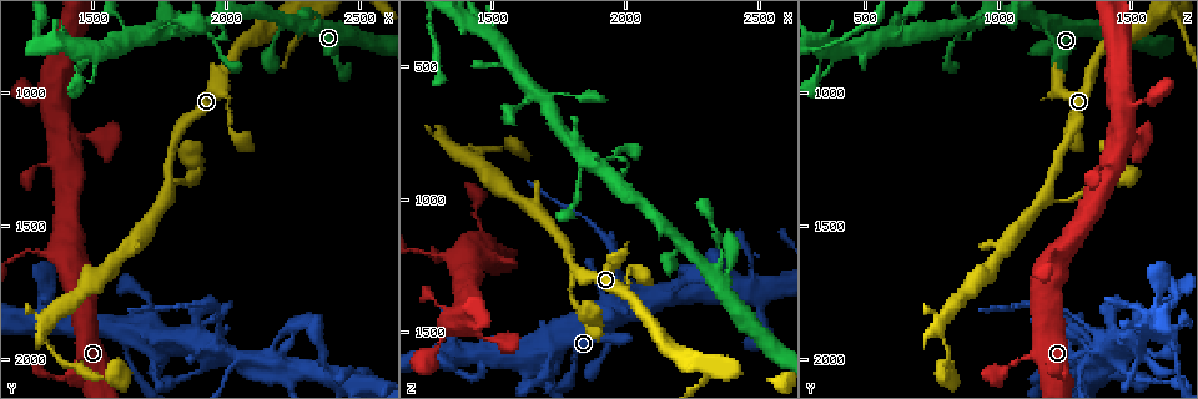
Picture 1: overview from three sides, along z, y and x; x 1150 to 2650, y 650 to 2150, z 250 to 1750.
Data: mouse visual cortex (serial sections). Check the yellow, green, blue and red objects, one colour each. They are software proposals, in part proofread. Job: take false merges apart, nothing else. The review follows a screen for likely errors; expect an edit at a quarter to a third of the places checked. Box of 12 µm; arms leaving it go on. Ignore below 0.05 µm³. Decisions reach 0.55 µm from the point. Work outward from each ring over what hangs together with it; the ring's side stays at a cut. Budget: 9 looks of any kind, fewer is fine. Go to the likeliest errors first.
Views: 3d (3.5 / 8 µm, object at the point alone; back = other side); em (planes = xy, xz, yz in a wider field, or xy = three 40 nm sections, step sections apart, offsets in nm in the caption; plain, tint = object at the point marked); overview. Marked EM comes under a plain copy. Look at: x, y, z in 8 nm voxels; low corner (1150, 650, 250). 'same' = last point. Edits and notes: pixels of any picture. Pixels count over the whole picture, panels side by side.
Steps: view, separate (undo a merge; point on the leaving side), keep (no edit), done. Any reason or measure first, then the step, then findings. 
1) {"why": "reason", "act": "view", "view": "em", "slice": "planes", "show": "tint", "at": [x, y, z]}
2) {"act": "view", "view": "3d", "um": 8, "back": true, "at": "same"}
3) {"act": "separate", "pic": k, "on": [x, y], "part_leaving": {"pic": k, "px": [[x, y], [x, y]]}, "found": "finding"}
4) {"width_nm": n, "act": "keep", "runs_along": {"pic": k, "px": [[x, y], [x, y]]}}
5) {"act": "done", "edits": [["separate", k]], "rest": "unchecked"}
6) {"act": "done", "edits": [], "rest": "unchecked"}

{"why": "thin neck", "act": "view", "view": "3d", "um": 3.5, "back": true, "at": [1970, 1840, 1280]}

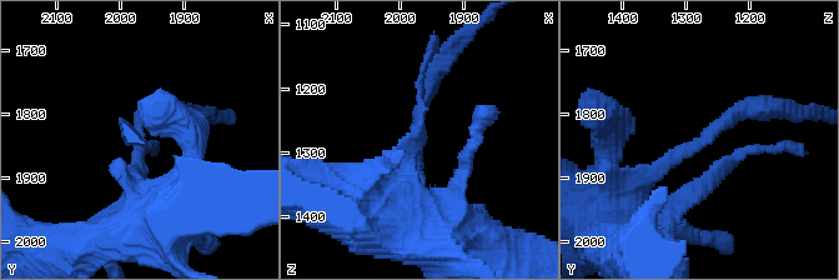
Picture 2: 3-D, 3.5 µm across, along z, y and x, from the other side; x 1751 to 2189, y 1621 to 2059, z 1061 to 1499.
{"arm_widths_nm": [200, 200], "act": "separate", "pic": 2, "on": [708, 131], "found": "a second cell is stuck on"}

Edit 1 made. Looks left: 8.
{"act": "view", "view": "overview"}

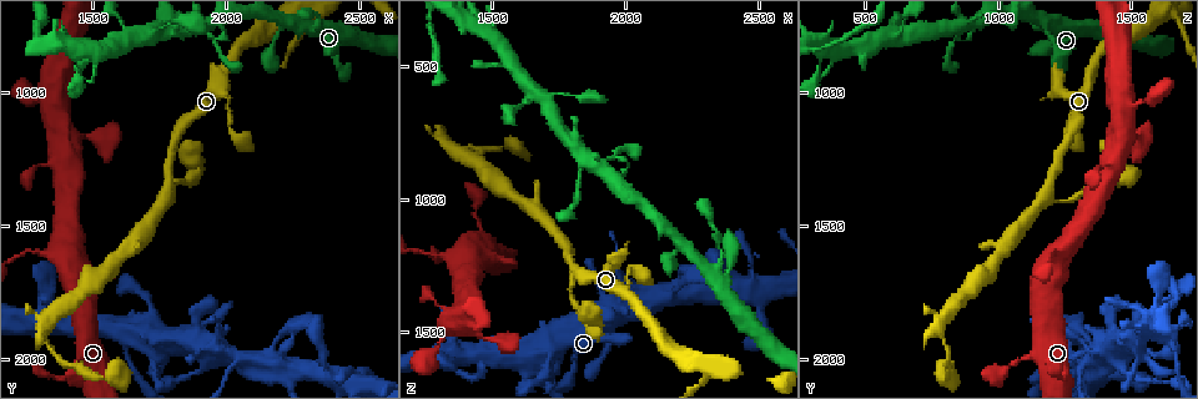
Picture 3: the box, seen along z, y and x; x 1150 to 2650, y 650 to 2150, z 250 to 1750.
{"why": "arms part here", "act": "view", "view": "3d", "um": 3.5, "back": true, "at": [1780, 1360, 1180]}

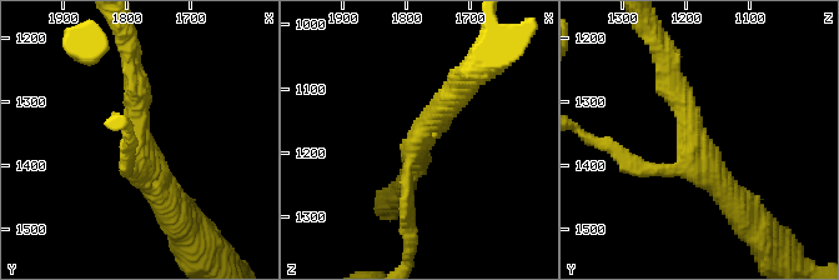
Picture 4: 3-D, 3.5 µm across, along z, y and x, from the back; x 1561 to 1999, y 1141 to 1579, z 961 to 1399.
{"arms": 3, "arm_widths_nm": [200, 300, 350], "act": "view", "view": "em", "slice": "xy", "step": 3, "show": "tint", "at": [1785, 1370, 1190]}

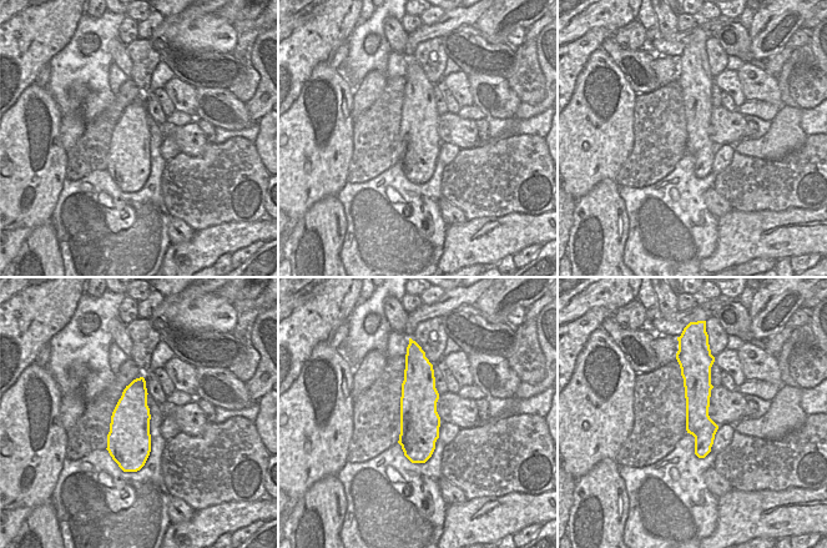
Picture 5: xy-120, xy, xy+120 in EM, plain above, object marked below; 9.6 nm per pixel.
{"act": "keep", "runs_along": {"pic": 4, "px": [[668, 68], [691, 140], [739, 205]]}, "found": "one cell here"}

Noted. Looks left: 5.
{"why": "branch point", "act": "view", "view": "3d", "um": 8, "back": true, "at": [1330, 1880, 790]}

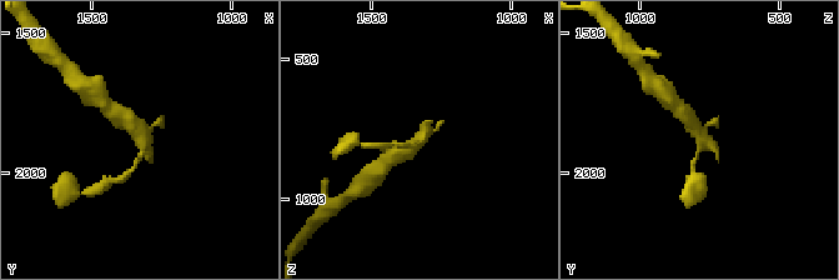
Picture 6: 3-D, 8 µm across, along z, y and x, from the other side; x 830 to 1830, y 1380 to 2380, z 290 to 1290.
{"why": "zoom in", "act": "view", "view": "3d", "um": 3.5, "at": [1340, 1870, 790]}

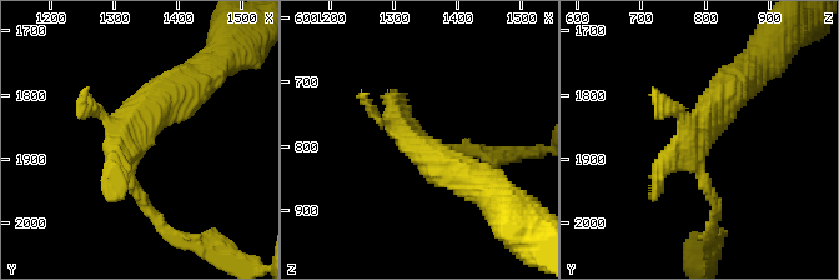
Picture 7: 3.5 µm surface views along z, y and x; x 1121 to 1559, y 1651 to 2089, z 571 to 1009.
{"why": "shape alone is not enough", "act": "view", "view": "em", "slice": "xy", "step": 2, "show": "tint", "at": [1330, 1875, 790]}

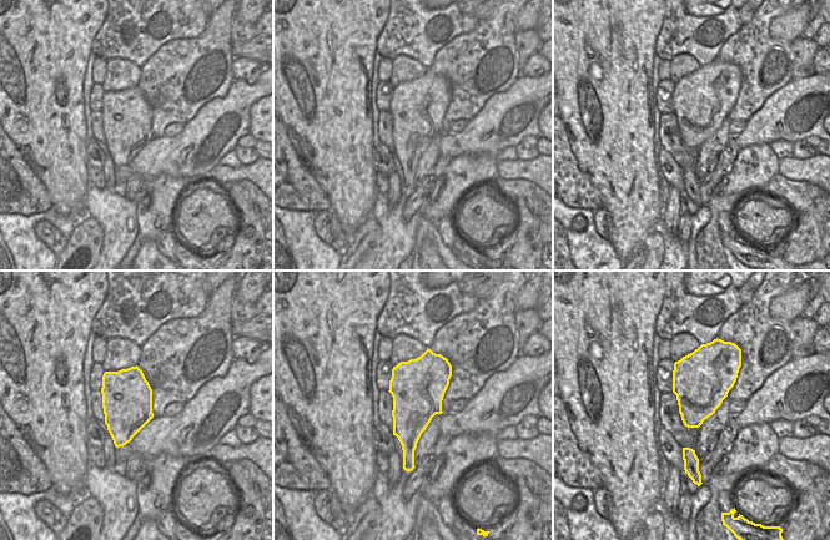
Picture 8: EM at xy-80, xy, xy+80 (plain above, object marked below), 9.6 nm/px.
{"act": "keep", "runs_along": {"pic": 7, "px": [[181, 86], [127, 155], [154, 216]]}, "found": "continuous, no second cell"}

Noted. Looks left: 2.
{"why": "a narrow waist", "act": "view", "view": "3d", "um": 3.5, "at": [1570, 2060, 790]}

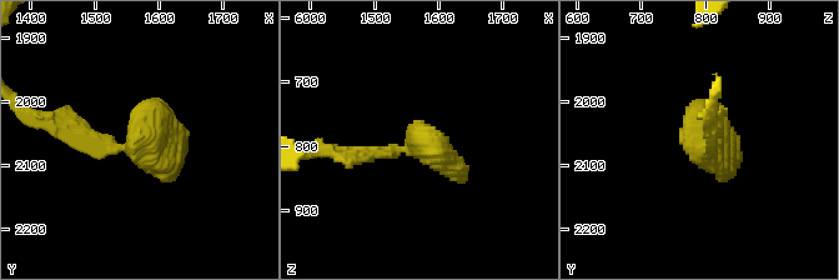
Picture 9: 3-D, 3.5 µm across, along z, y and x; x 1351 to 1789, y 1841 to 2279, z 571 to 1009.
{"act": "view", "view": "em", "slice": "xy", "step": 1, "show": "tint", "at": [1575, 2070, 795]}

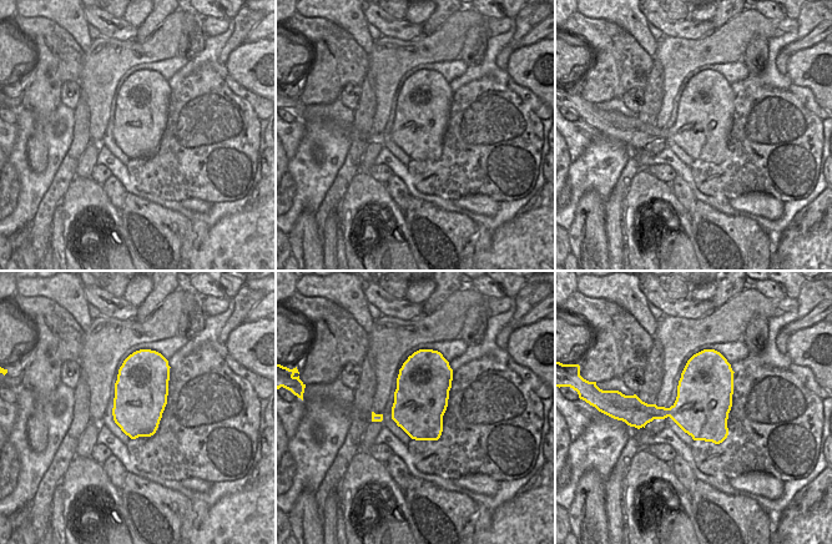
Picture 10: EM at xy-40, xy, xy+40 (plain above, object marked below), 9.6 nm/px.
{"act": "keep", "runs_along": {"pic": 9, "px": [[69, 126], [184, 160]]}, "found": "all the same cell"}

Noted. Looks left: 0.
{"act": "done", "edits": [["separate", 2]], "rest": "unchecked"}

